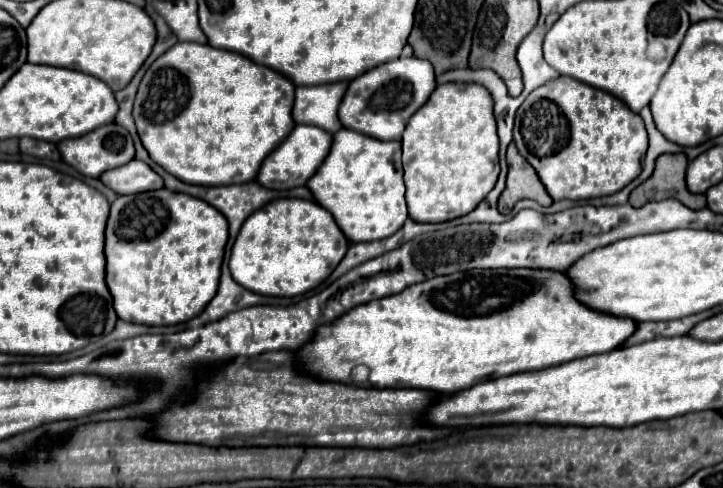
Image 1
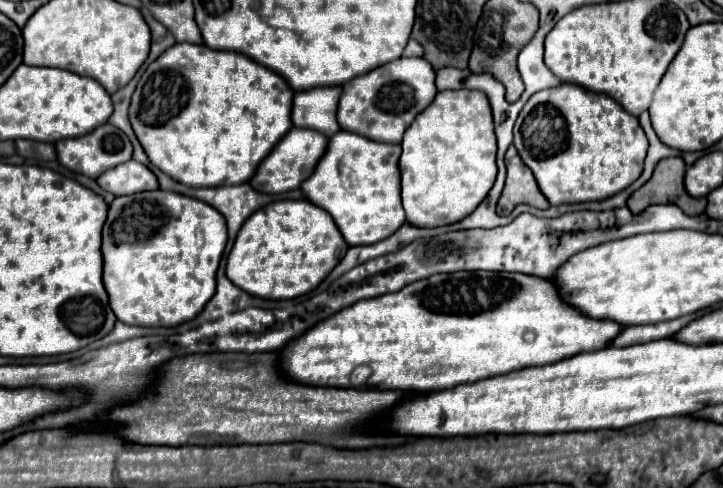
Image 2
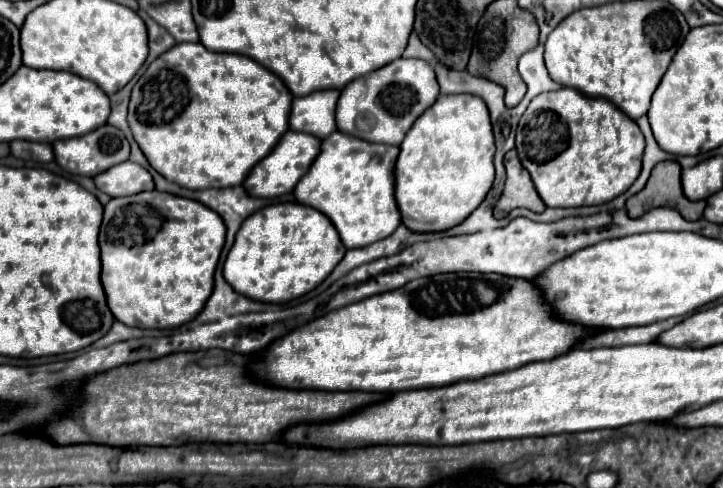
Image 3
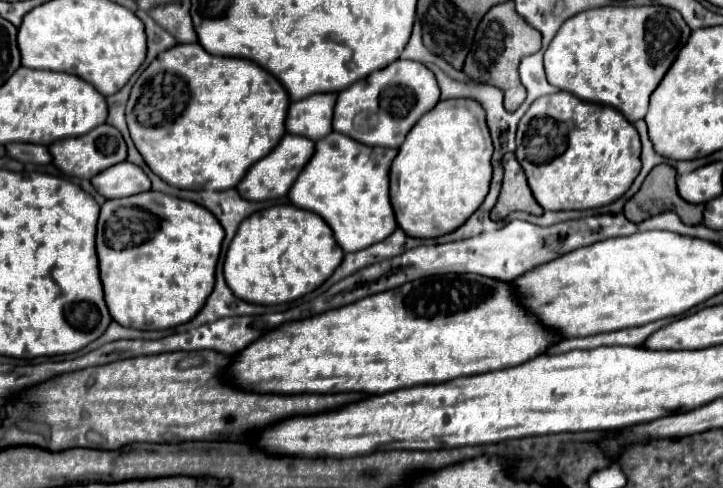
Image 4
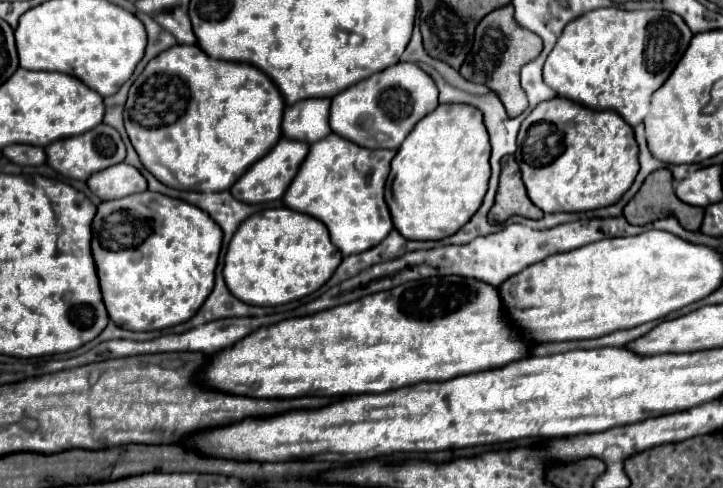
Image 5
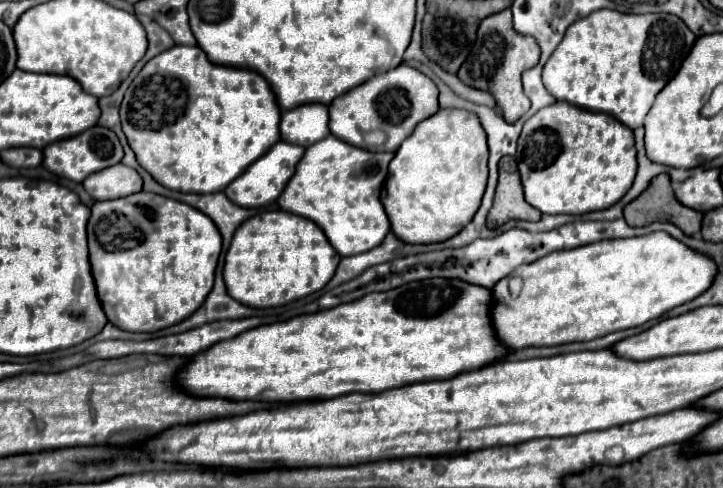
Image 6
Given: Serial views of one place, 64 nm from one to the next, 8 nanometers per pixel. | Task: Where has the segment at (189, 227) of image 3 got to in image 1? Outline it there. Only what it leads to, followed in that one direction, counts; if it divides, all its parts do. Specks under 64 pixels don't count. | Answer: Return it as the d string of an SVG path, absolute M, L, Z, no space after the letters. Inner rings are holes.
M172 190L140 192L118 196L110 208L106 224L106 286L114 298L114 310L120 320L146 326L170 326L198 316L216 294L220 264L228 242L228 220L200 198Z

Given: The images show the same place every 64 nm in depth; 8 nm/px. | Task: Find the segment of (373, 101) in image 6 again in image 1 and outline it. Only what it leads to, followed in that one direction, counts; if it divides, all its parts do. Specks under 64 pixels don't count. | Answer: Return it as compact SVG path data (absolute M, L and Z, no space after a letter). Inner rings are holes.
M416 56L398 58L354 78L346 88L338 116L344 128L380 140L400 140L406 122L424 106L434 88L434 68L428 60Z

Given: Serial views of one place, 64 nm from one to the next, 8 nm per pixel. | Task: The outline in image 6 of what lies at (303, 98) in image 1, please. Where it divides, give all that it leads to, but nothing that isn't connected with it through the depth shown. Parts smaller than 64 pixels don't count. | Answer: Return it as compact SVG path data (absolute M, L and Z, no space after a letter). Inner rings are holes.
M304 104L286 110L280 120L280 140L308 148L328 136L328 108L324 104Z

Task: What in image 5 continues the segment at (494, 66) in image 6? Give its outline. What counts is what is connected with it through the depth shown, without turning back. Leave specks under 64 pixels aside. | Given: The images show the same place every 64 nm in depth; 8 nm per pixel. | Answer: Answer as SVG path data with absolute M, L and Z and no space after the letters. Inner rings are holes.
M512 4L498 8L484 16L476 28L476 38L470 54L466 56L460 74L476 84L486 84L502 100L508 116L520 116L528 108L528 98L520 86L520 70L528 60L534 60L542 52L540 36L524 30L514 20Z

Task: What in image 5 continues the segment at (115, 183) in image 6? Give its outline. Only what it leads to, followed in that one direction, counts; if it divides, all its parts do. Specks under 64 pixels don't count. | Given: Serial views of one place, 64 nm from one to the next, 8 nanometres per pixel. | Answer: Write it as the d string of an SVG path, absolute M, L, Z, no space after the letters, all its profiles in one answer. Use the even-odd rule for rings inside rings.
M120 162L104 172L96 172L86 180L92 194L100 200L116 200L146 190L144 176L130 164Z

